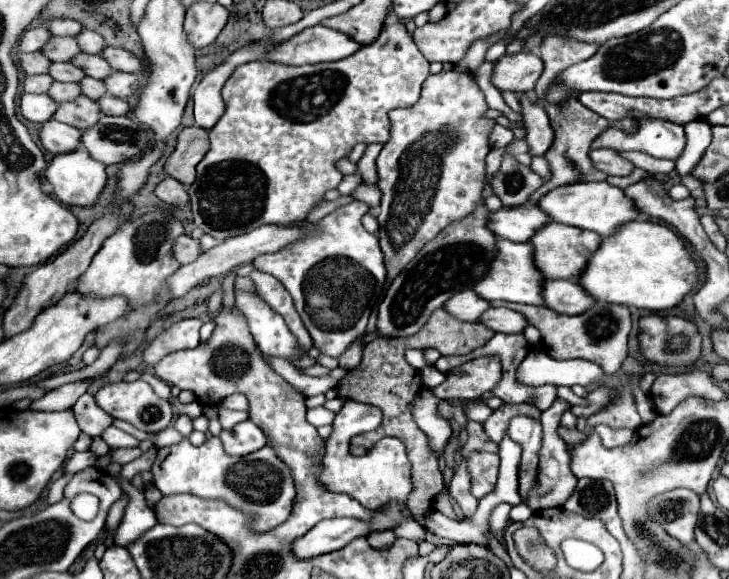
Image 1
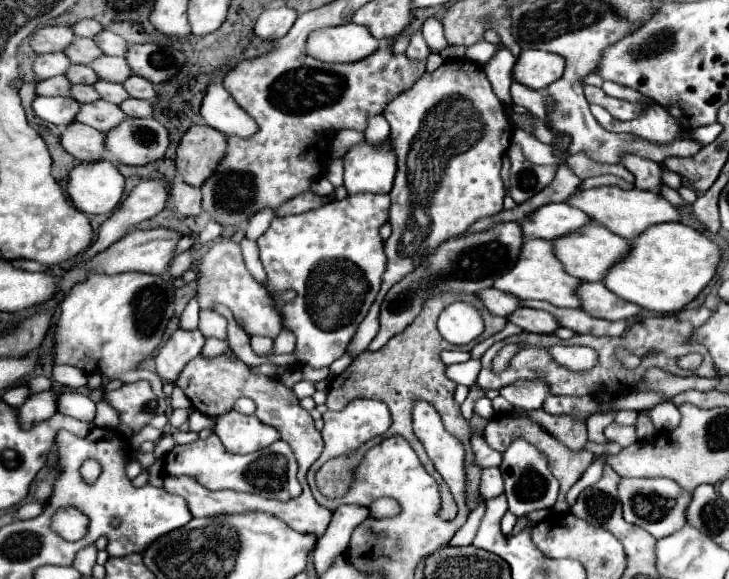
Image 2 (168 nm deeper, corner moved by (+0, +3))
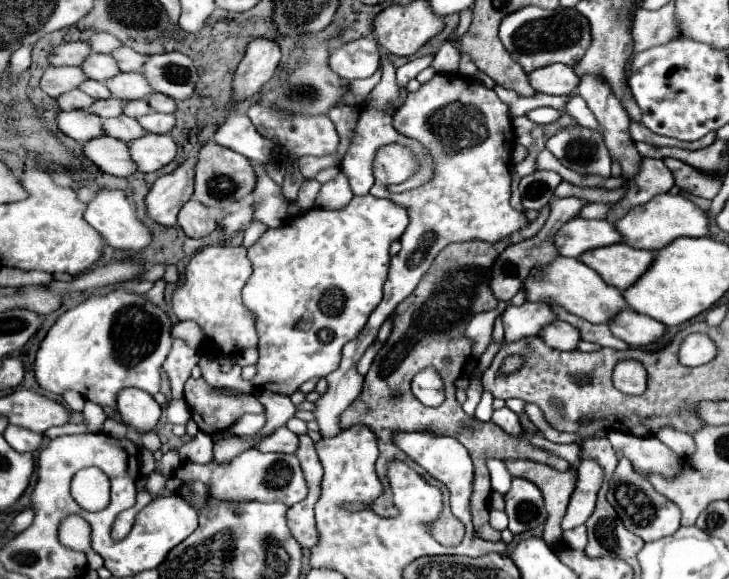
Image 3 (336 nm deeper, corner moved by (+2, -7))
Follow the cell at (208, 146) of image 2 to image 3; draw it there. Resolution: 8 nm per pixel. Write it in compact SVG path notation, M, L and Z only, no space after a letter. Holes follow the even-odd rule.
M206 142L202 144L202 148L198 150L196 156L196 166L194 166L194 198L198 202L202 202L204 206L214 206L214 208L224 208L232 202L242 200L244 196L248 196L256 184L256 176L252 170L250 160L246 160L242 154L218 146L216 142Z

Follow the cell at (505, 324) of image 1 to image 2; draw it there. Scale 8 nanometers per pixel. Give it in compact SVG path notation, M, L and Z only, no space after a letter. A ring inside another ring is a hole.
M524 308L524 310L516 310L516 314L512 314L510 322L516 322L516 326L520 326L526 332L536 332L536 334L554 334L554 330L560 328L558 320L544 310L532 310L532 308Z

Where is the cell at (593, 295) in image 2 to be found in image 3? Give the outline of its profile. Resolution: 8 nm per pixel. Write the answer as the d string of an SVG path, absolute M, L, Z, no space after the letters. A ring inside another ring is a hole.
M624 308L622 312L618 312L618 316L610 320L608 328L610 332L614 332L614 336L618 336L620 340L624 340L634 348L650 346L664 334L664 326L658 320L638 314L630 308Z

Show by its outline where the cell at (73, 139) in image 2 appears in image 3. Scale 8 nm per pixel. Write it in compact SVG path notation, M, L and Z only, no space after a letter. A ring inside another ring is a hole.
M108 136L94 138L84 144L82 152L94 166L98 166L100 172L112 176L124 176L124 178L136 172L134 162L128 156L128 148L122 140L108 138Z

